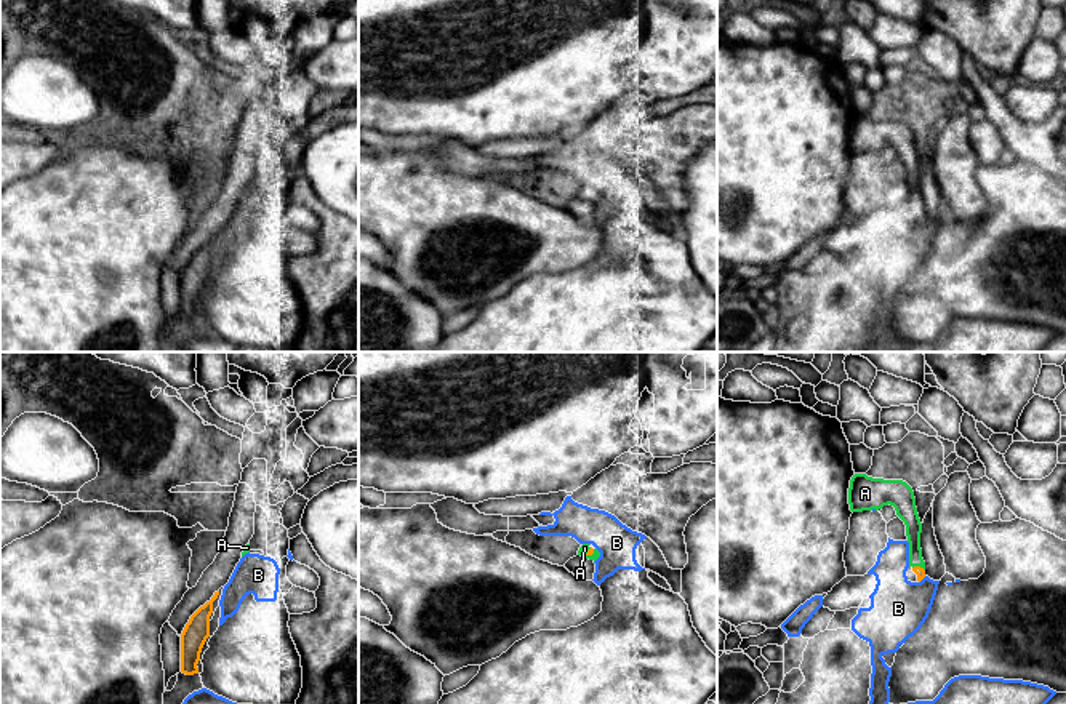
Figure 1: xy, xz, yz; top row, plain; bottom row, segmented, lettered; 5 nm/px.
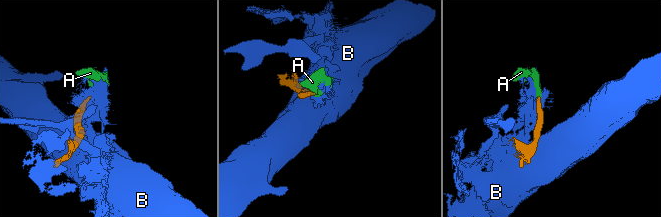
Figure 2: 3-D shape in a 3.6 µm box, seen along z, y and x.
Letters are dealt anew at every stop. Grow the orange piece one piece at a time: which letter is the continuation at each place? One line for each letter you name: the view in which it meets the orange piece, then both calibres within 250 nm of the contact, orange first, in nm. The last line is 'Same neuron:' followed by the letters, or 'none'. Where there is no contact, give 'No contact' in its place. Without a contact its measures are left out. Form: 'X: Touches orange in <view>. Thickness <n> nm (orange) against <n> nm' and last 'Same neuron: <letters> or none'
A: Touches orange in xz. Thickness 30 nm (orange) against 50 nm
Same neuron: A

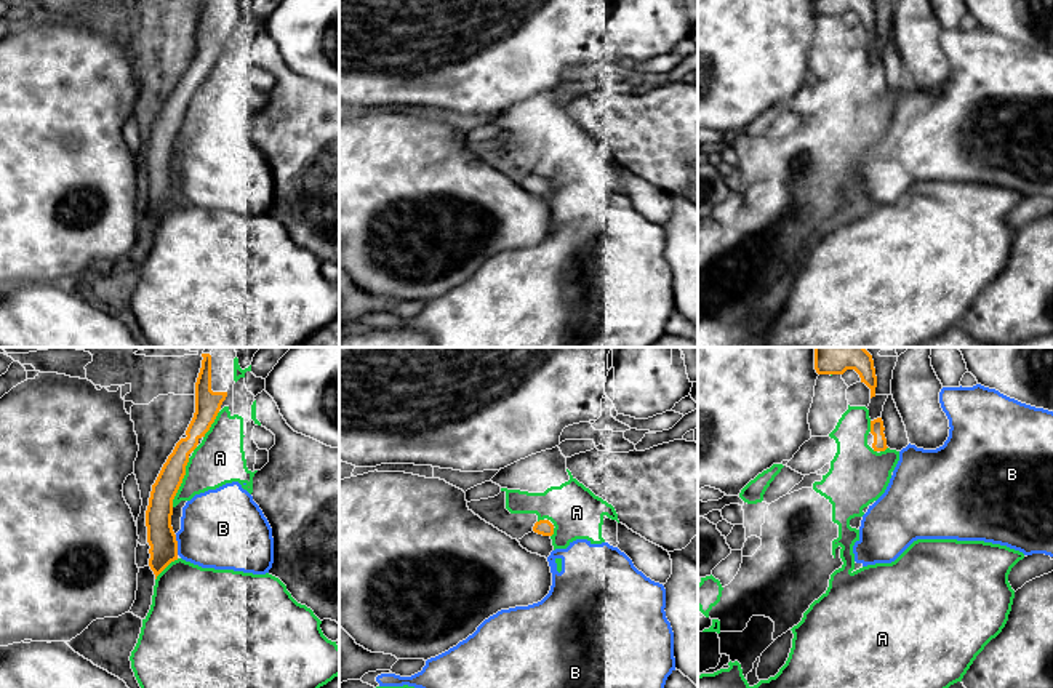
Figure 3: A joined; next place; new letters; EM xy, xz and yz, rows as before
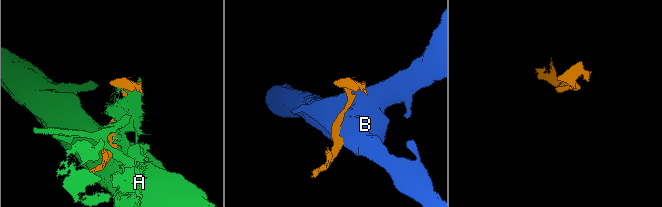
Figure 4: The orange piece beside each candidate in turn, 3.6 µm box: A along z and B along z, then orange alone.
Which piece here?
Same neuron: none

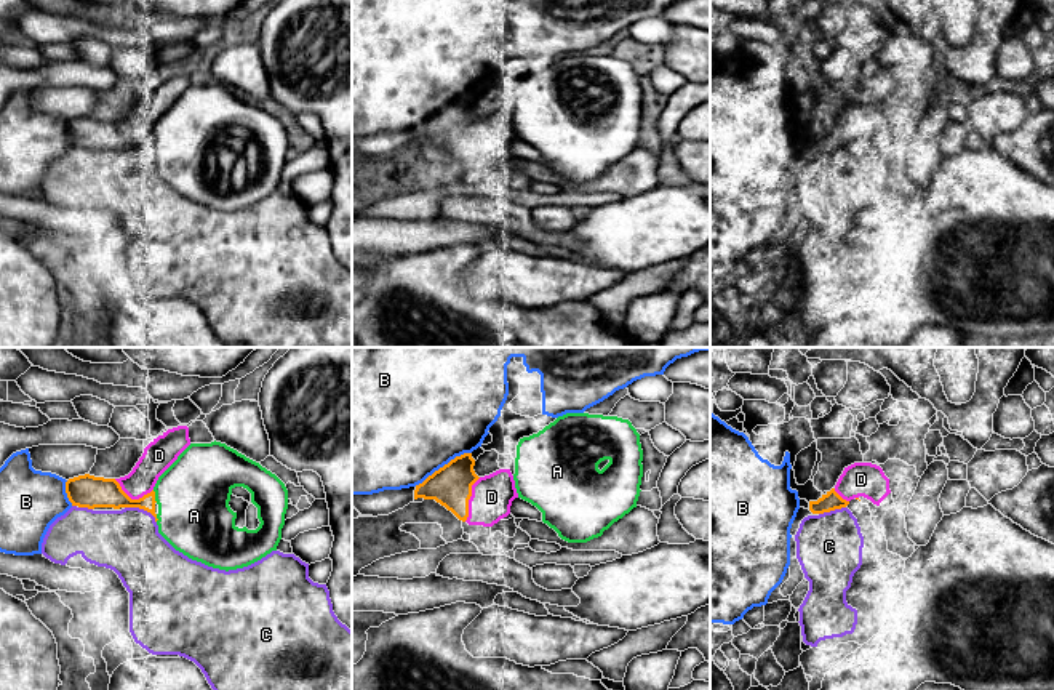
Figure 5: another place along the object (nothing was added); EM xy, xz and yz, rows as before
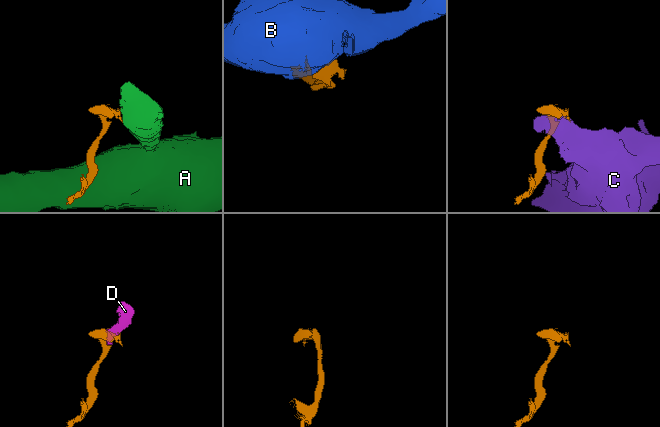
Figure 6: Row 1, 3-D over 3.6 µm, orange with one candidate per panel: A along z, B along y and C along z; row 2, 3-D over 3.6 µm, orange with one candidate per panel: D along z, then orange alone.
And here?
D: Touches orange in xz. Thickness 200 nm (orange) against 200 nm
Same neuron: D

